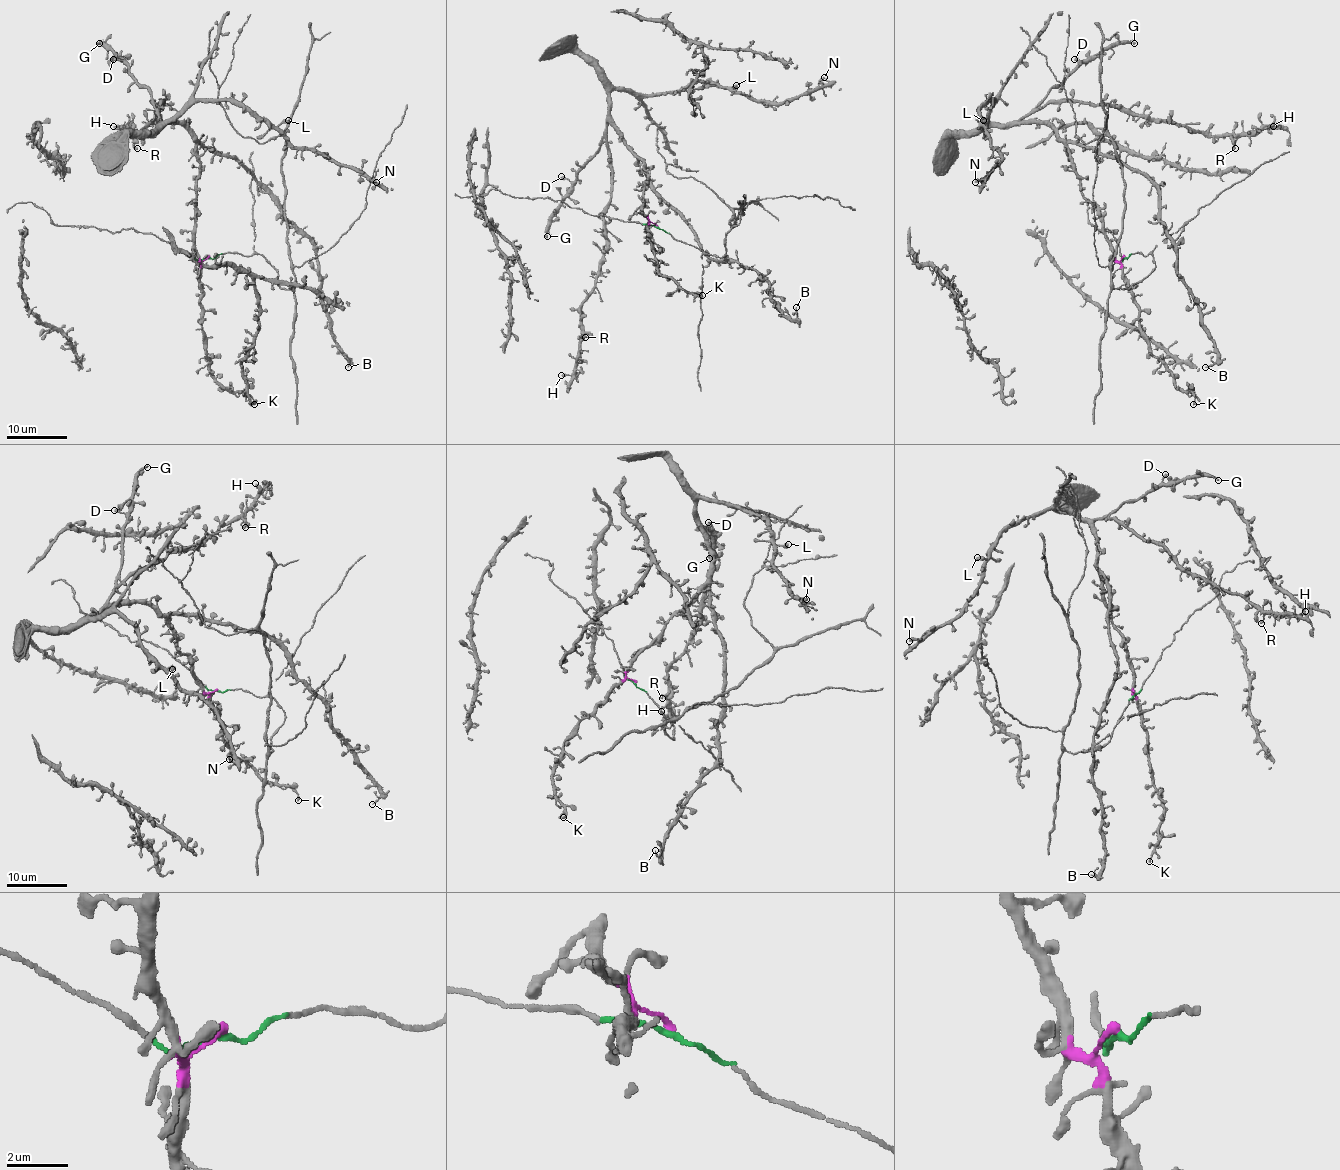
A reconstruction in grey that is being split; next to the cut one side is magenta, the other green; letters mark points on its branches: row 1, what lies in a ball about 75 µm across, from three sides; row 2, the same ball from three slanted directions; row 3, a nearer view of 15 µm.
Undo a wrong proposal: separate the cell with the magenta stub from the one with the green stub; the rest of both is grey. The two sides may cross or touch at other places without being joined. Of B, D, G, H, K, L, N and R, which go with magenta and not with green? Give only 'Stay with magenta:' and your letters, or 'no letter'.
Stay with magenta: B, D, G, H, K, L, N, R

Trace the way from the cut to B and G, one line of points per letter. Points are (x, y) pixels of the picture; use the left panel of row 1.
B: (209, 257), (201, 261), (195, 247), (198, 142), (232, 156), (312, 244), (320, 299), (347, 366)
G: (209, 257), (201, 261), (195, 247), (197, 141), (178, 123), (163, 123), (153, 95), (99, 44)

